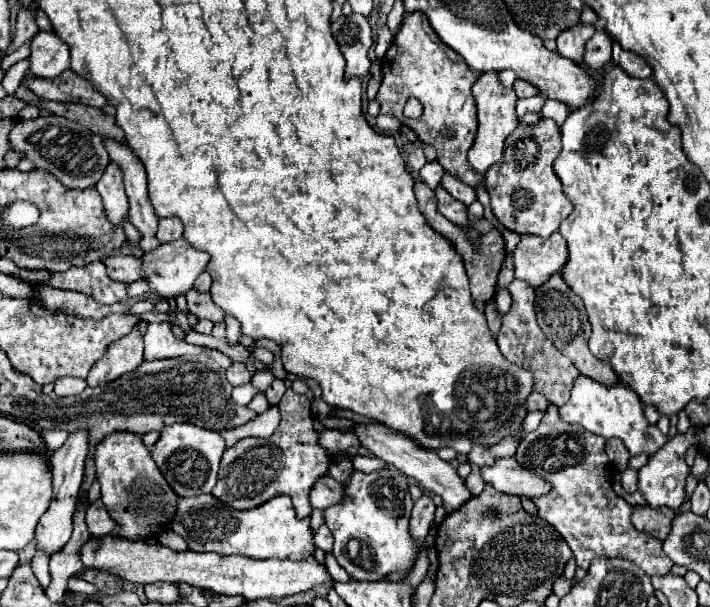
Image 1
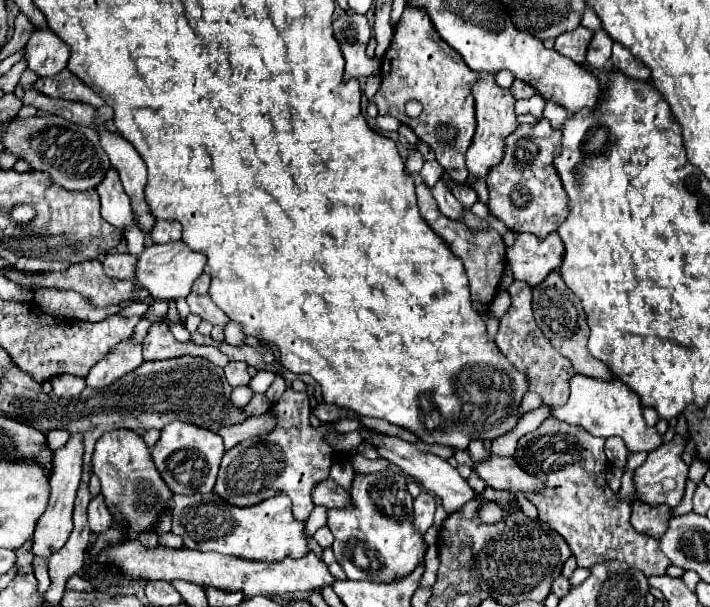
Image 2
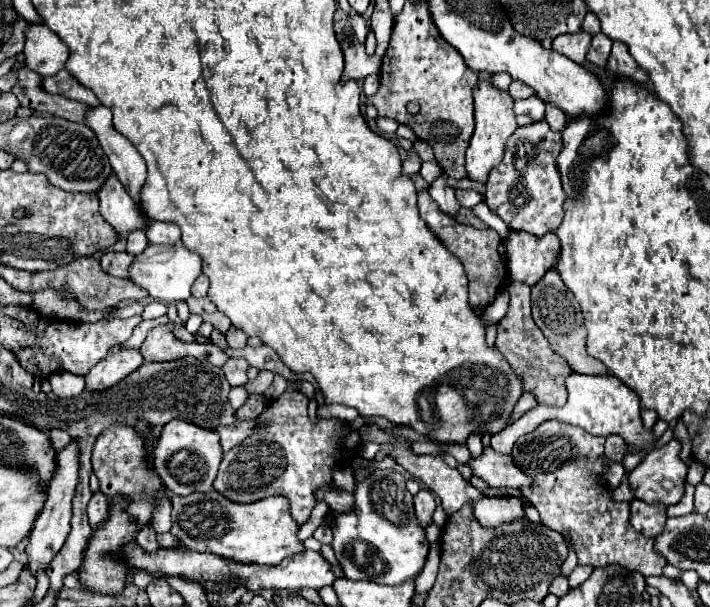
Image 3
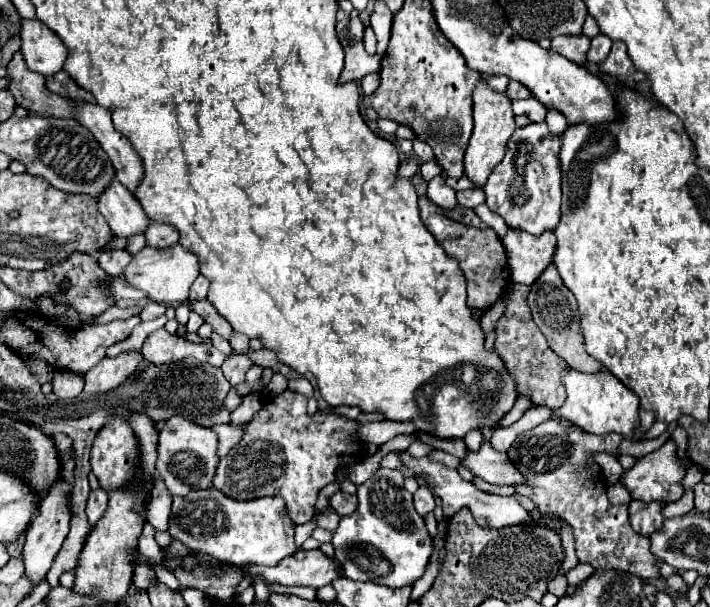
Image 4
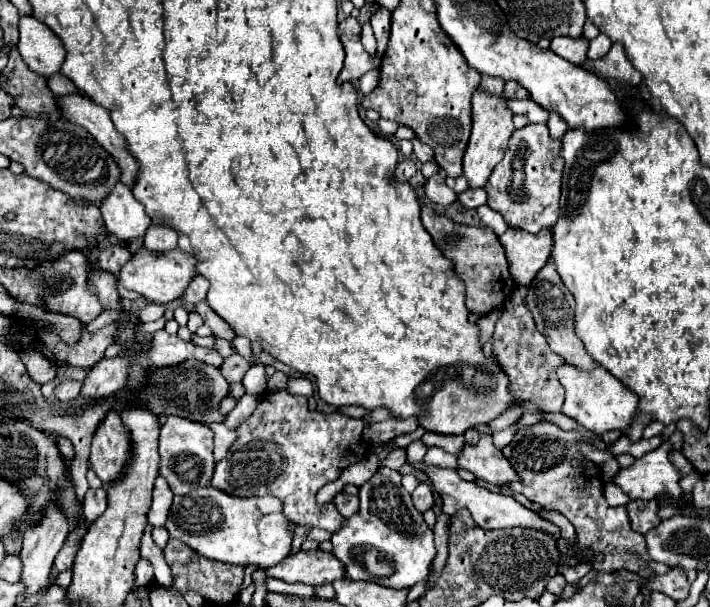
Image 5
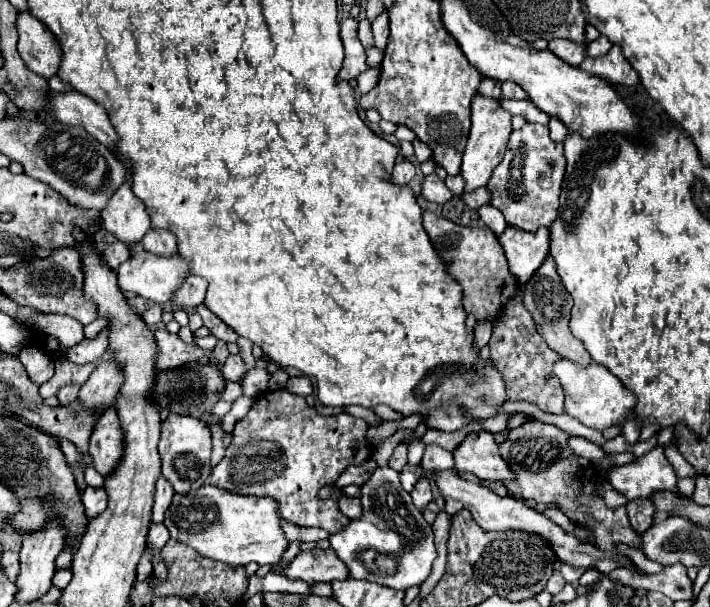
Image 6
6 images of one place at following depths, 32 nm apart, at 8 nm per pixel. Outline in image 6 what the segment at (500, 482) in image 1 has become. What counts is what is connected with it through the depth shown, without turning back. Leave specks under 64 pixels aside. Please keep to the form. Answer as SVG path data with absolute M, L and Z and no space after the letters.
M472 432L452 452L456 472L472 472L484 480L512 480L508 464L500 458L492 432Z

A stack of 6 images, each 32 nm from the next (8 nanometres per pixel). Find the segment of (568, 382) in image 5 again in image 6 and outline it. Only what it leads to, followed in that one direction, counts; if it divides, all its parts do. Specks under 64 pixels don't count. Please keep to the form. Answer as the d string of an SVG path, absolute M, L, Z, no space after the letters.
M558 358L554 362L554 374L558 376L566 394L566 414L574 416L576 420L580 420L590 428L604 430L612 424L622 424L630 416L636 404L636 398L632 396L632 392L628 392L620 384L620 380L602 364L590 362L588 366L580 366L572 360Z

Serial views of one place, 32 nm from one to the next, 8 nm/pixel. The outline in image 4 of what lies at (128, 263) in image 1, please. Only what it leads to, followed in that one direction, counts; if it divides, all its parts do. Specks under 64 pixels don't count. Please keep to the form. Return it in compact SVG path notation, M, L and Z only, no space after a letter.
M108 248L98 254L100 268L110 276L120 276L120 272L124 272L124 264L128 264L128 260L132 260L132 254L128 250Z

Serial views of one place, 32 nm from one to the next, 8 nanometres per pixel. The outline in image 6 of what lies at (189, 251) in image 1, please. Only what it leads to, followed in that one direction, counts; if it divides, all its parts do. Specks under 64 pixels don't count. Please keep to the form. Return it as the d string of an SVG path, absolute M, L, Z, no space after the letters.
M136 248L130 258L120 264L118 268L118 284L124 292L134 292L142 298L148 298L156 304L166 304L172 296L172 292L182 284L182 280L188 276L188 266L184 264L184 260L180 256L172 256L172 258L164 258L164 256L152 256L142 248Z

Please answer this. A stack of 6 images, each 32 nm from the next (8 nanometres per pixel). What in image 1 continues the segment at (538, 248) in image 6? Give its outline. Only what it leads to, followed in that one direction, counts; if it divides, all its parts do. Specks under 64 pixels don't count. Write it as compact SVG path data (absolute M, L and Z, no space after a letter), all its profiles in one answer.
M554 232L550 238L536 238L522 234L518 246L510 252L514 262L516 278L528 282L532 288L538 288L552 274L562 270L568 250L564 238Z

